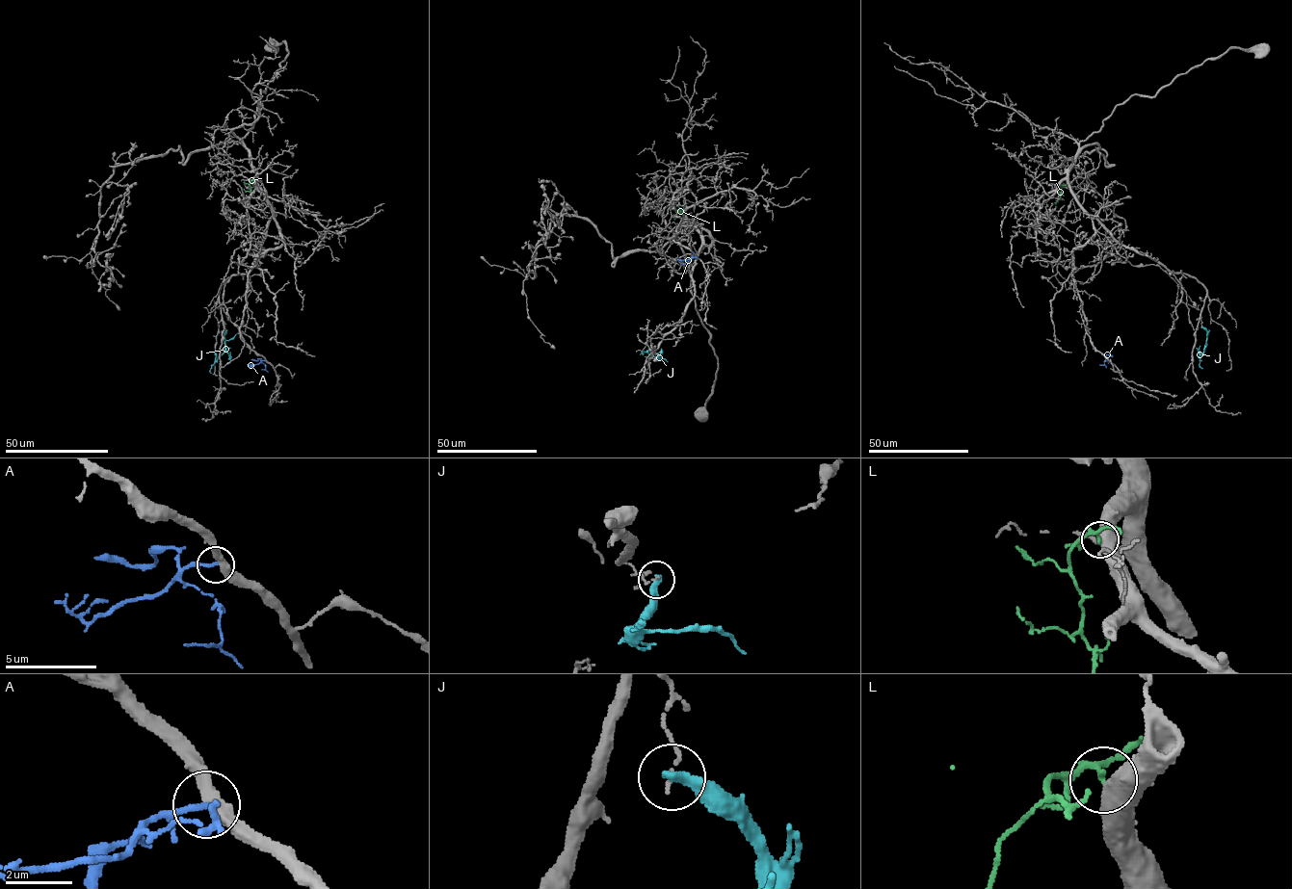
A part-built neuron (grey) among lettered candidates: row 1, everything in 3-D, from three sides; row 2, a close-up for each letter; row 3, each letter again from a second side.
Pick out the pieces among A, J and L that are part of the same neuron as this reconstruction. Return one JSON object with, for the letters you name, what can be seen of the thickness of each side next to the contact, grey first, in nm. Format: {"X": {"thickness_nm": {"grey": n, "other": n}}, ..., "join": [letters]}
{"L": {"thickness_nm": {"grey": 480, "other": 160}}, "join": ["L"]}

